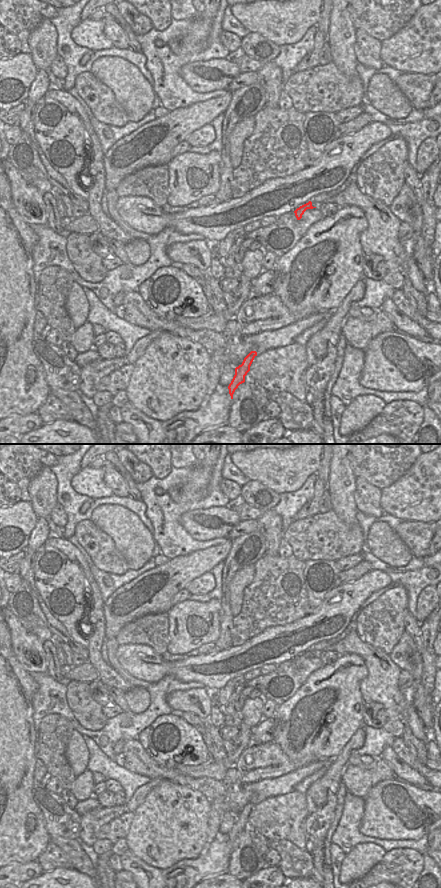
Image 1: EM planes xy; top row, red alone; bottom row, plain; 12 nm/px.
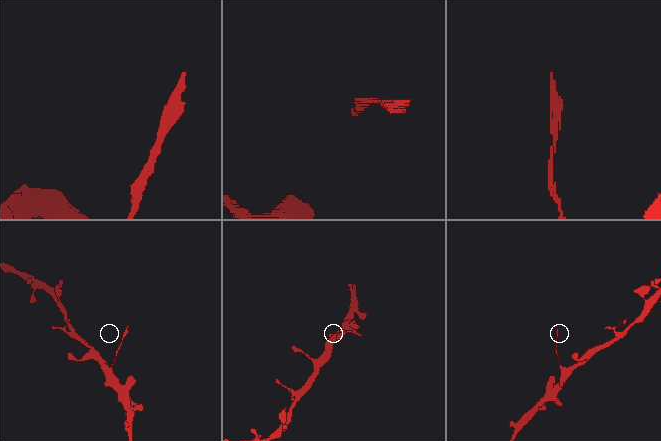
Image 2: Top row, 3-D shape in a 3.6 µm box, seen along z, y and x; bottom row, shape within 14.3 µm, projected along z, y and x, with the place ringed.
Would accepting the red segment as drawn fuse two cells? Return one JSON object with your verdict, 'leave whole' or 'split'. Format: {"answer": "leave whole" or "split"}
{"answer": "split"}

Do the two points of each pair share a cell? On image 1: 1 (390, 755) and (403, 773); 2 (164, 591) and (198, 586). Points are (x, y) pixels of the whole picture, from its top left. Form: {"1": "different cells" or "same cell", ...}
{"1": "same cell", "2": "different cells"}

